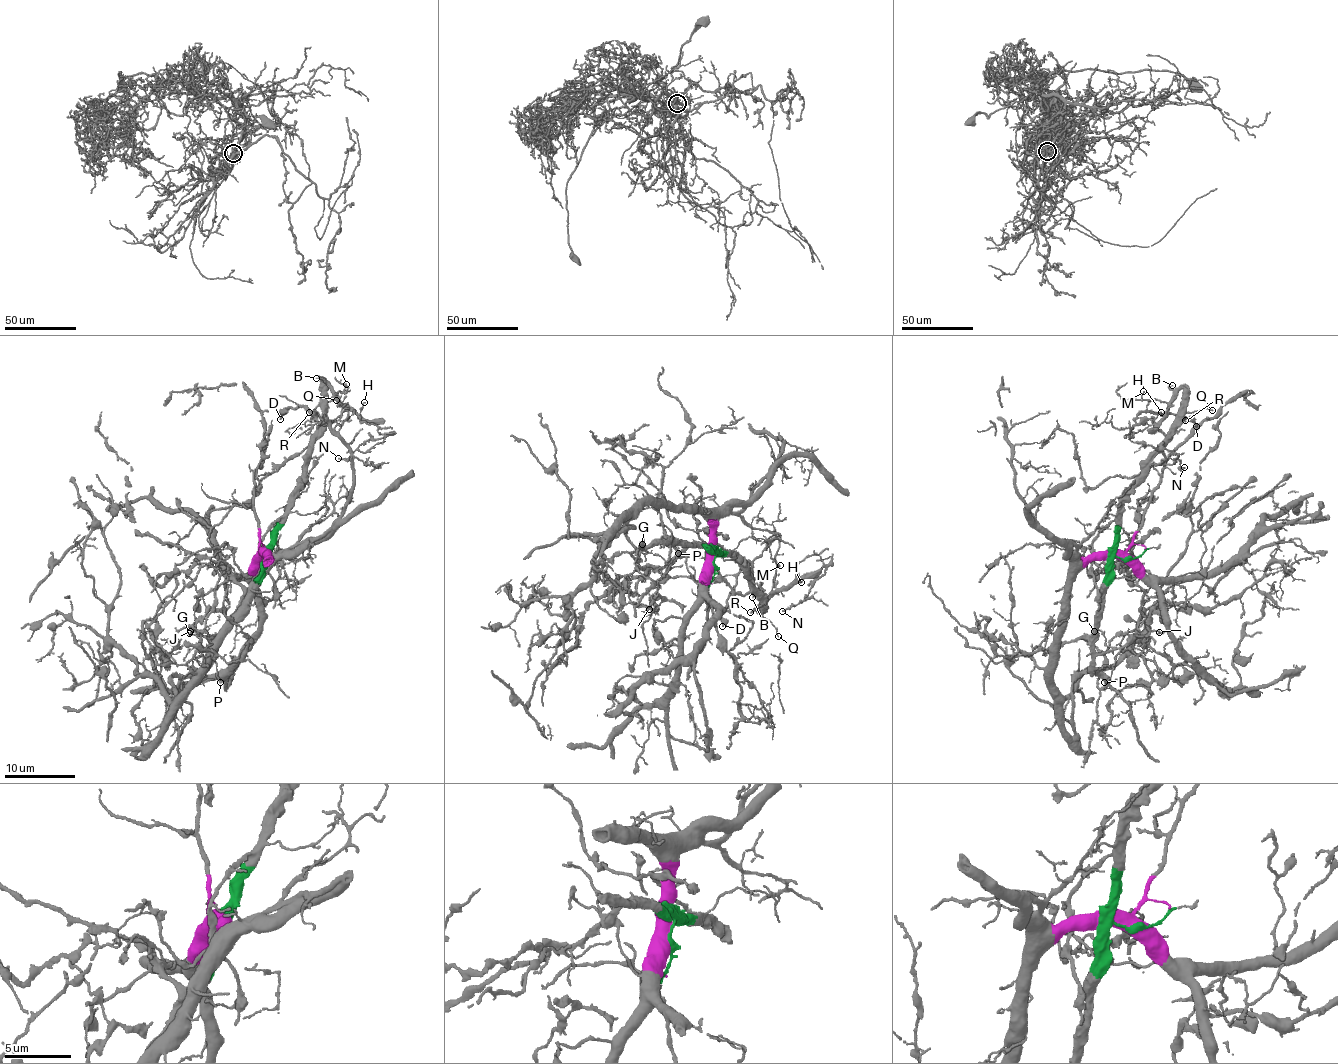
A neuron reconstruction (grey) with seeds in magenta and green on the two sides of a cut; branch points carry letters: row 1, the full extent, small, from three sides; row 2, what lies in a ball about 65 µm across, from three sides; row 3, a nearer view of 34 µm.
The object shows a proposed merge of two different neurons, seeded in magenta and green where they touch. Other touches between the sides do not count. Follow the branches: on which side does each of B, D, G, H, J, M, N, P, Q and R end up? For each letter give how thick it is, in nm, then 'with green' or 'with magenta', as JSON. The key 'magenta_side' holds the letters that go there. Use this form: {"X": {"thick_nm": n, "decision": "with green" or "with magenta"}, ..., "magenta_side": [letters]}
{"B": {"thick_nm": 90, "decision": "with green"}, "D": {"thick_nm": 200, "decision": "with green"}, "G": {"thick_nm": 130, "decision": "with green"}, "H": {"thick_nm": 120, "decision": "with green"}, "J": {"thick_nm": 150, "decision": "with green"}, "M": {"thick_nm": 130, "decision": "with green"}, "N": {"thick_nm": 150, "decision": "with green"}, "P": {"thick_nm": 160, "decision": "with green"}, "Q": {"thick_nm": 130, "decision": "with green"}, "R": {"thick_nm": 280, "decision": "with green"}, "magenta_side": []}

